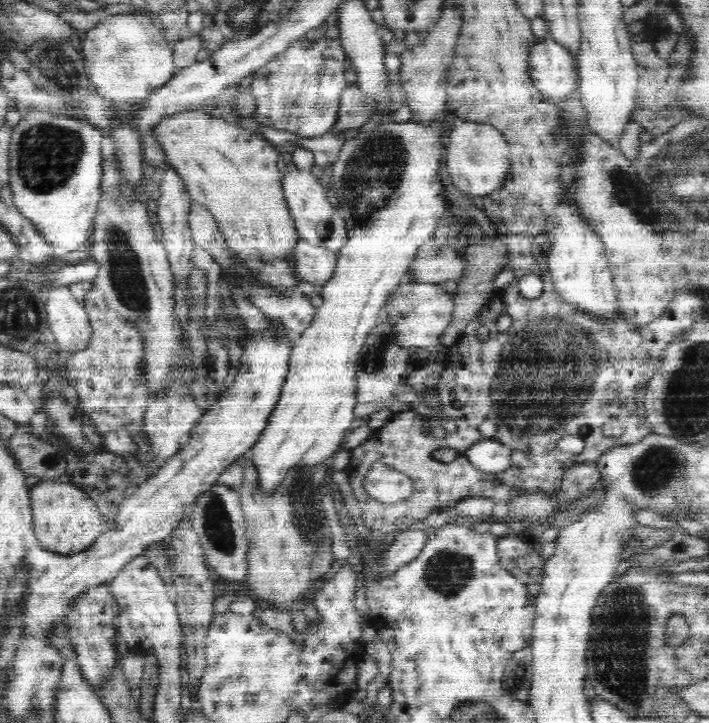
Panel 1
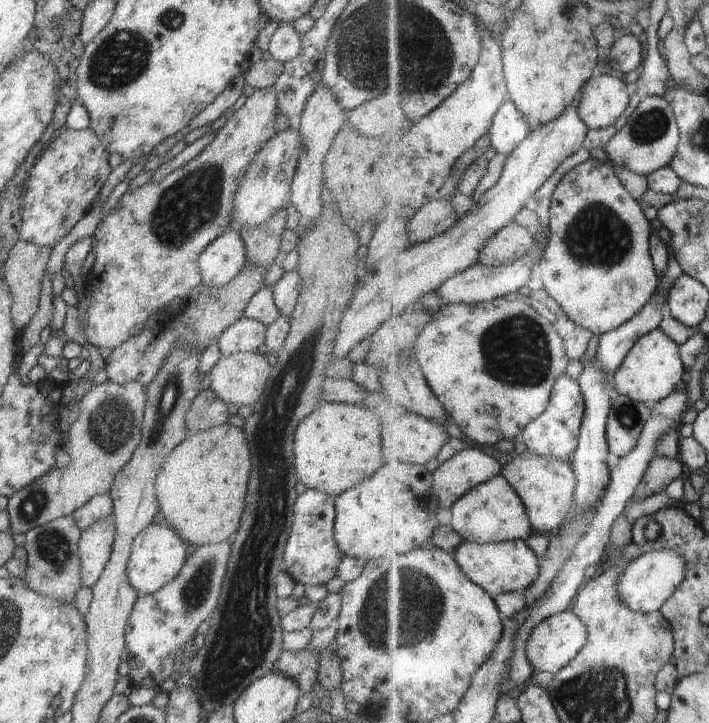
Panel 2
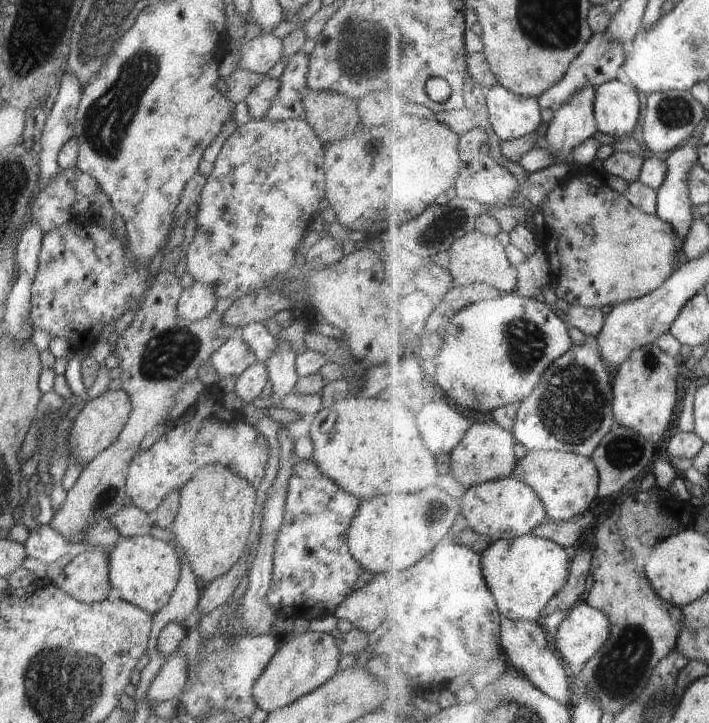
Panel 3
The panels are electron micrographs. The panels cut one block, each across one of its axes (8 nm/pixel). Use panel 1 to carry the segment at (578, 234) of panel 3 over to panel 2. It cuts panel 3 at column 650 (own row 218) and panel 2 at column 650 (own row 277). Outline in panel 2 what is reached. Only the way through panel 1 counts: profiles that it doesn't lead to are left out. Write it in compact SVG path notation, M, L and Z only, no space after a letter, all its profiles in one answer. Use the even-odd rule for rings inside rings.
M592 156L588 161L576 166L569 171L561 180L553 196L550 219L550 242L540 261L539 276L542 279L545 290L552 296L565 311L569 318L572 318L578 325L592 330L595 334L601 336L611 331L620 329L623 325L630 323L638 314L645 310L645 307L653 300L660 288L661 277L657 272L653 260L653 251L651 242L653 239L653 228L649 216L645 214L645 205L638 201L627 189L622 180L618 177L613 163L604 163L600 159Z

